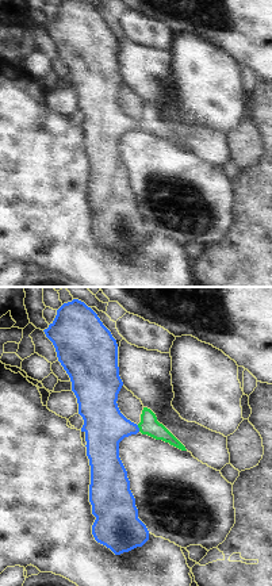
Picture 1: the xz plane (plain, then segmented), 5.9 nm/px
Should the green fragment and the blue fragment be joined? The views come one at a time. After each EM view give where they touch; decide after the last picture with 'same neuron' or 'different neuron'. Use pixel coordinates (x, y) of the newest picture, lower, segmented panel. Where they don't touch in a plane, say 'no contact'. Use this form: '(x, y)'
(138, 426)

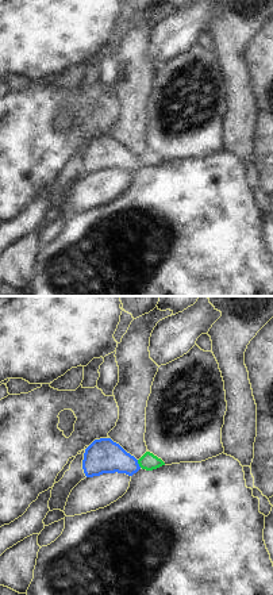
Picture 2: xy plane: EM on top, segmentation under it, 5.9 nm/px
(138, 463)

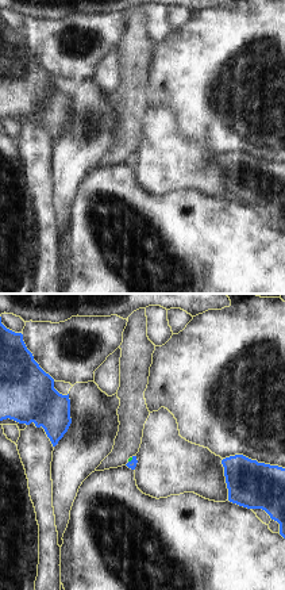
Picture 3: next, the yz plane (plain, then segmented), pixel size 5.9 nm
(130, 460)

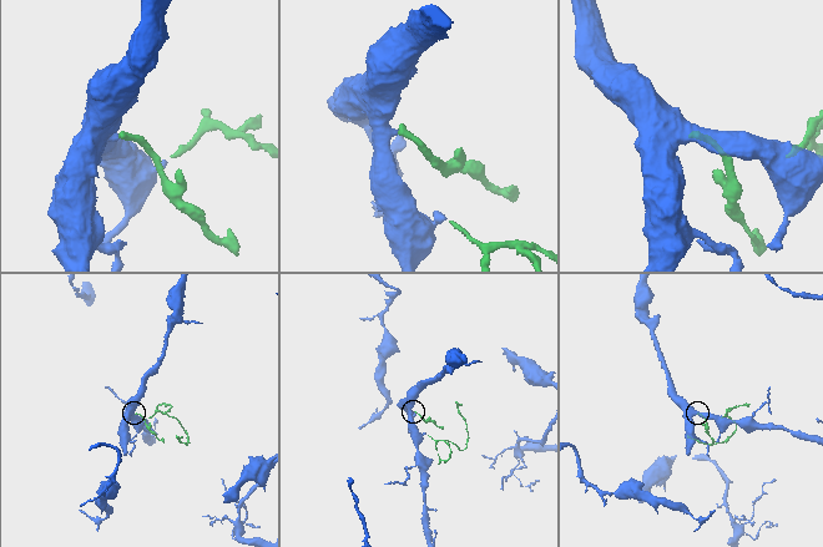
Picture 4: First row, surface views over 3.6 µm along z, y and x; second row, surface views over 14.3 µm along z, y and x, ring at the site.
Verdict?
same neuron

